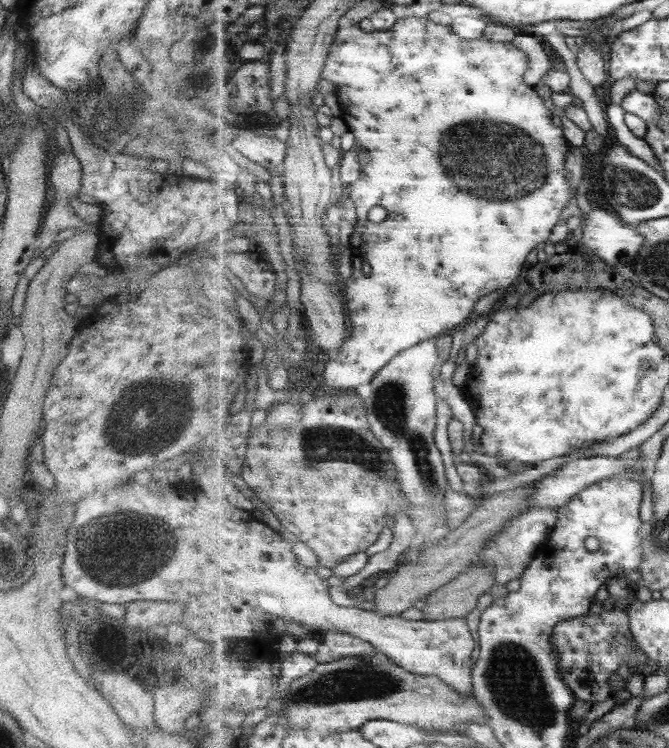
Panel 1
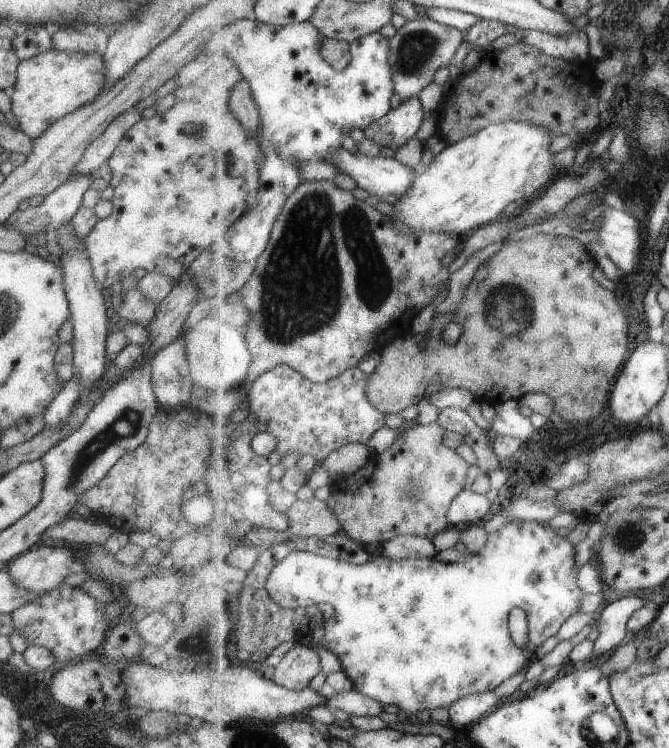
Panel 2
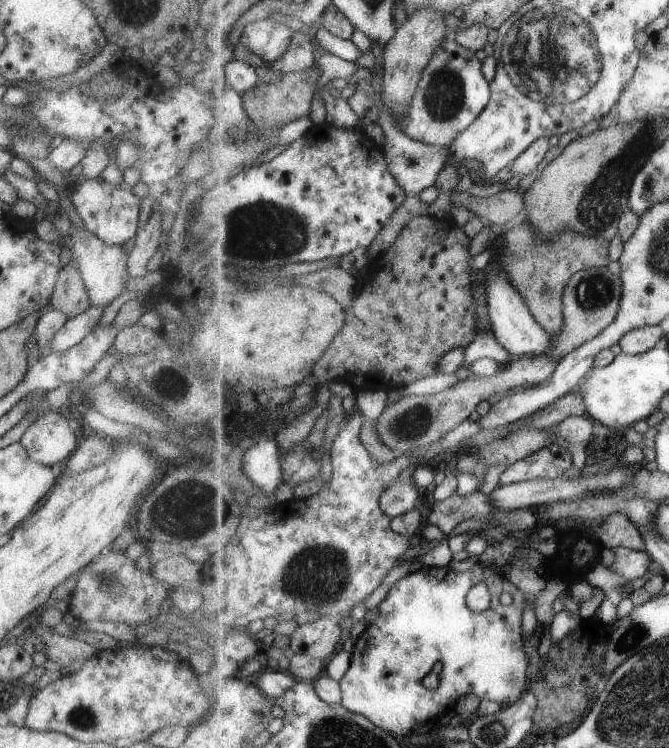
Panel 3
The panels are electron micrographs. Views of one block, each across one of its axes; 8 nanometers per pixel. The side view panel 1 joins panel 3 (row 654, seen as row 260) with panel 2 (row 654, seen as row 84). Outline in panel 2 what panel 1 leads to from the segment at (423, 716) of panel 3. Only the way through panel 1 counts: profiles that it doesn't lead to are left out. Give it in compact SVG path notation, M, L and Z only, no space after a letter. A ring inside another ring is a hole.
M511 521L504 527L488 534L487 544L483 551L467 555L457 562L437 562L433 558L412 559L403 558L403 560L393 560L387 558L379 551L372 551L372 557L359 566L353 563L335 560L331 557L324 557L309 551L295 551L286 556L279 564L273 568L269 578L267 578L267 592L271 594L271 598L286 609L297 609L301 607L309 607L318 603L328 603L334 606L335 614L327 622L325 622L325 636L317 642L323 648L333 653L341 662L341 668L345 675L352 682L352 689L367 695L368 697L378 700L384 705L394 704L400 710L400 713L419 712L419 710L435 710L435 708L449 708L459 699L474 695L477 693L486 693L501 686L507 678L511 678L513 674L517 674L525 664L527 664L527 649L535 653L535 650L553 634L557 634L561 630L561 626L579 611L581 608L581 599L587 593L579 586L578 574L580 568L577 567L575 556L575 543L571 539L561 537L556 530L545 526L545 522L541 521ZM538 573L538 579L531 582L531 574ZM515 606L521 608L529 618L529 635L527 646L520 648L513 643L511 632L509 632L509 614ZM527 648L527 649L526 649Z

